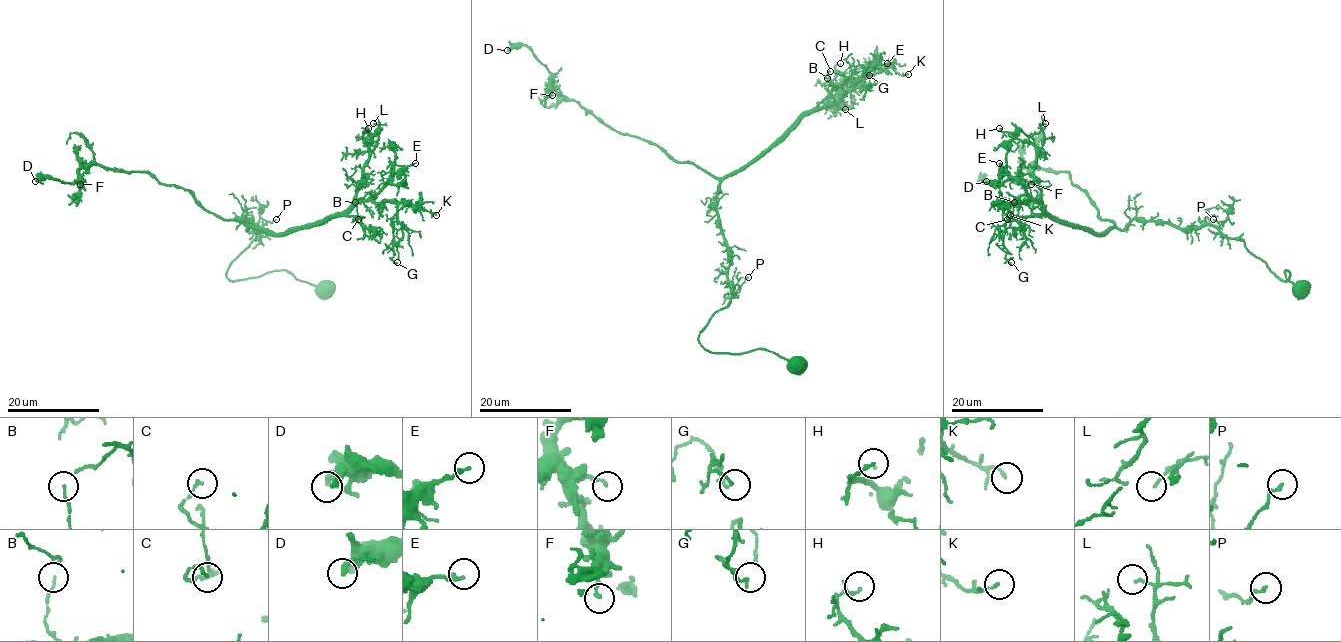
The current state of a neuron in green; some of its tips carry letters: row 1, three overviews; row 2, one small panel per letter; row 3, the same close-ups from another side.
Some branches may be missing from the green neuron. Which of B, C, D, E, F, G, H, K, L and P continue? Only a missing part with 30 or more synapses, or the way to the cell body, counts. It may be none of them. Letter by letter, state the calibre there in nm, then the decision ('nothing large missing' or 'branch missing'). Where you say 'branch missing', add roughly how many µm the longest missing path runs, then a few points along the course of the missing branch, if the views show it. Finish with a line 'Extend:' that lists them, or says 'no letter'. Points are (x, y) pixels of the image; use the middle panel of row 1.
B: 80 nm thick; nothing large missing
C: 120 nm thick; nothing large missing
D: 280 nm thick; nothing large missing
E: 170 nm thick; nothing large missing
F: 200 nm thick; nothing large missing
G: 140 nm thick; nothing large missing
H: 100 nm thick; nothing large missing
K: 130 nm thick; nothing large missing
L: 70 nm thick; nothing large missing
P: 180 nm thick; nothing large missing
Extend: no letter

